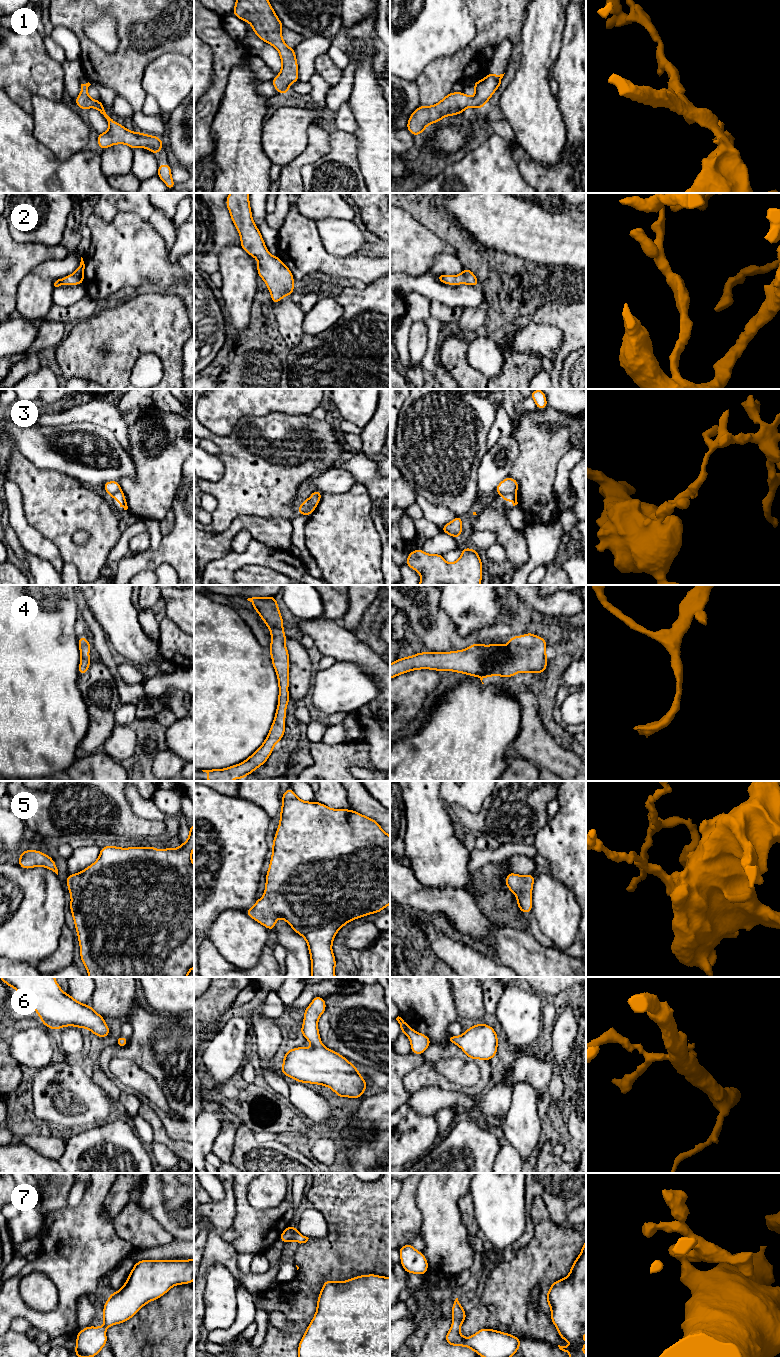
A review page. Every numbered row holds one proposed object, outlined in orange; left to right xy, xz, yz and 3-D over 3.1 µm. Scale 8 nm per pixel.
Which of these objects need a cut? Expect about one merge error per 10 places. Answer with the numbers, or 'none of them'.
3

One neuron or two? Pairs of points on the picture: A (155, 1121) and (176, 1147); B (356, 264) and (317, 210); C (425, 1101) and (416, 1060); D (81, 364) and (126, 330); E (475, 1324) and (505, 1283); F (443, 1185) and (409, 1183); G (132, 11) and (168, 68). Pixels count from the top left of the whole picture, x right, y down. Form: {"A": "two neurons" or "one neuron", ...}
{"A": "one neuron", "B": "two neurons", "C": "two neurons", "D": "one neuron", "E": "one neuron", "F": "two neurons", "G": "two neurons"}

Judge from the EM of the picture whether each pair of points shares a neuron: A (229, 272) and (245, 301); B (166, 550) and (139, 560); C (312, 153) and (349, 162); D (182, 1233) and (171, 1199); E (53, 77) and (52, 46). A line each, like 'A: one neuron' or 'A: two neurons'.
A: one neuron
B: one neuron
C: two neurons
D: one neuron
E: two neurons

